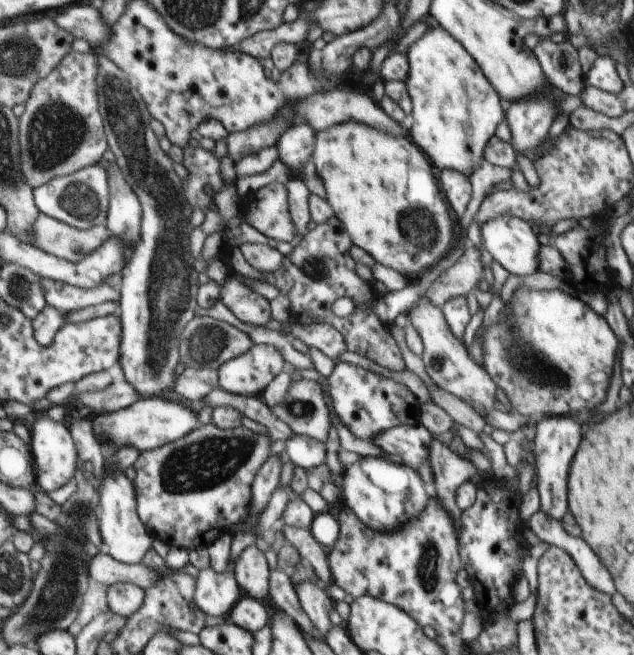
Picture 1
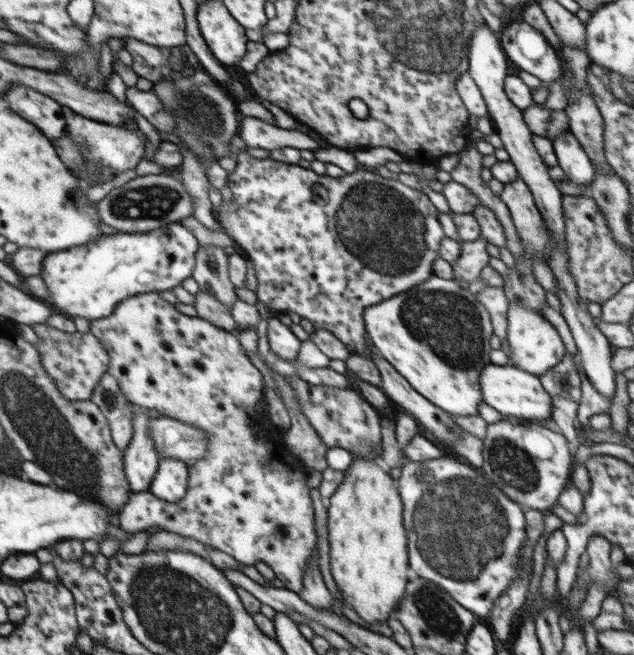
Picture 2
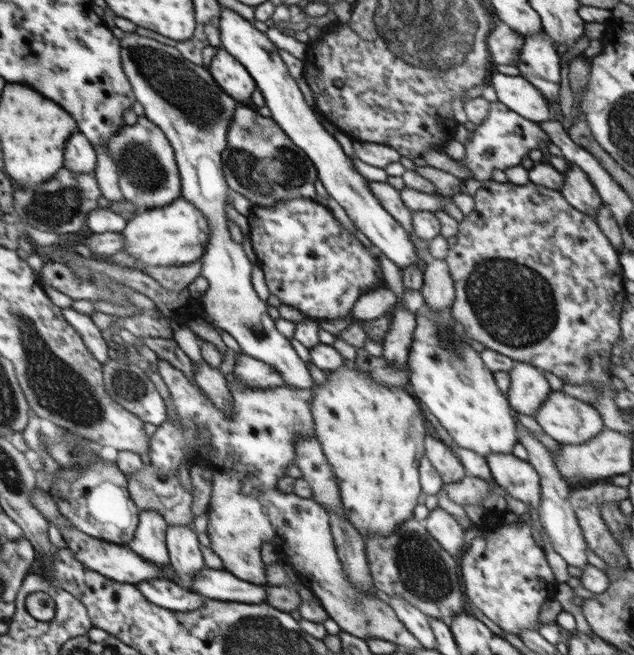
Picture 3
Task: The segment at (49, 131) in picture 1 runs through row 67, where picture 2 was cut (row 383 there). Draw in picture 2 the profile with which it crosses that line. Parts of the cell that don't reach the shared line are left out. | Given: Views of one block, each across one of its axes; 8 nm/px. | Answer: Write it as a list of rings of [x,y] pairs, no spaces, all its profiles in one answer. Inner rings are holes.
[[[32,324],[39,337],[35,345],[42,355],[43,367],[47,374],[59,385],[59,390],[67,400],[84,401],[94,396],[95,386],[100,383],[103,375],[107,373],[111,356],[108,347],[100,342],[91,330],[86,333],[76,331],[64,332],[42,324]]]

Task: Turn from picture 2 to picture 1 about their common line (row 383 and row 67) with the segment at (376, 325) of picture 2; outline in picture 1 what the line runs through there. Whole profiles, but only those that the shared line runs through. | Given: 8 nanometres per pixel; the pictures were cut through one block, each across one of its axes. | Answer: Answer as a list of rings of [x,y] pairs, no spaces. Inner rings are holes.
[[[441,27],[428,29],[419,39],[408,46],[405,54],[409,72],[405,86],[411,101],[413,125],[408,130],[409,138],[426,154],[436,170],[451,169],[470,177],[483,161],[483,151],[488,140],[495,136],[497,126],[504,113],[500,105],[501,97],[480,71],[474,58]]]

